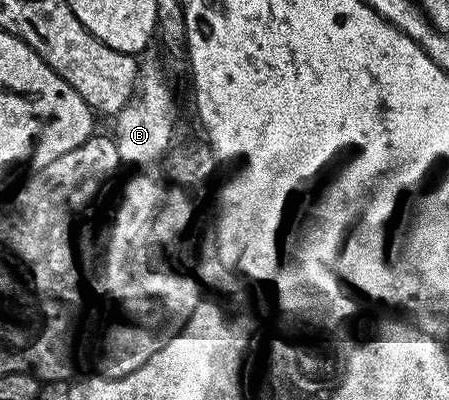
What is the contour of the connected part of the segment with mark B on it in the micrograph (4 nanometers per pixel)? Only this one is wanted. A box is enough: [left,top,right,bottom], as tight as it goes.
[111,54,175,169]

